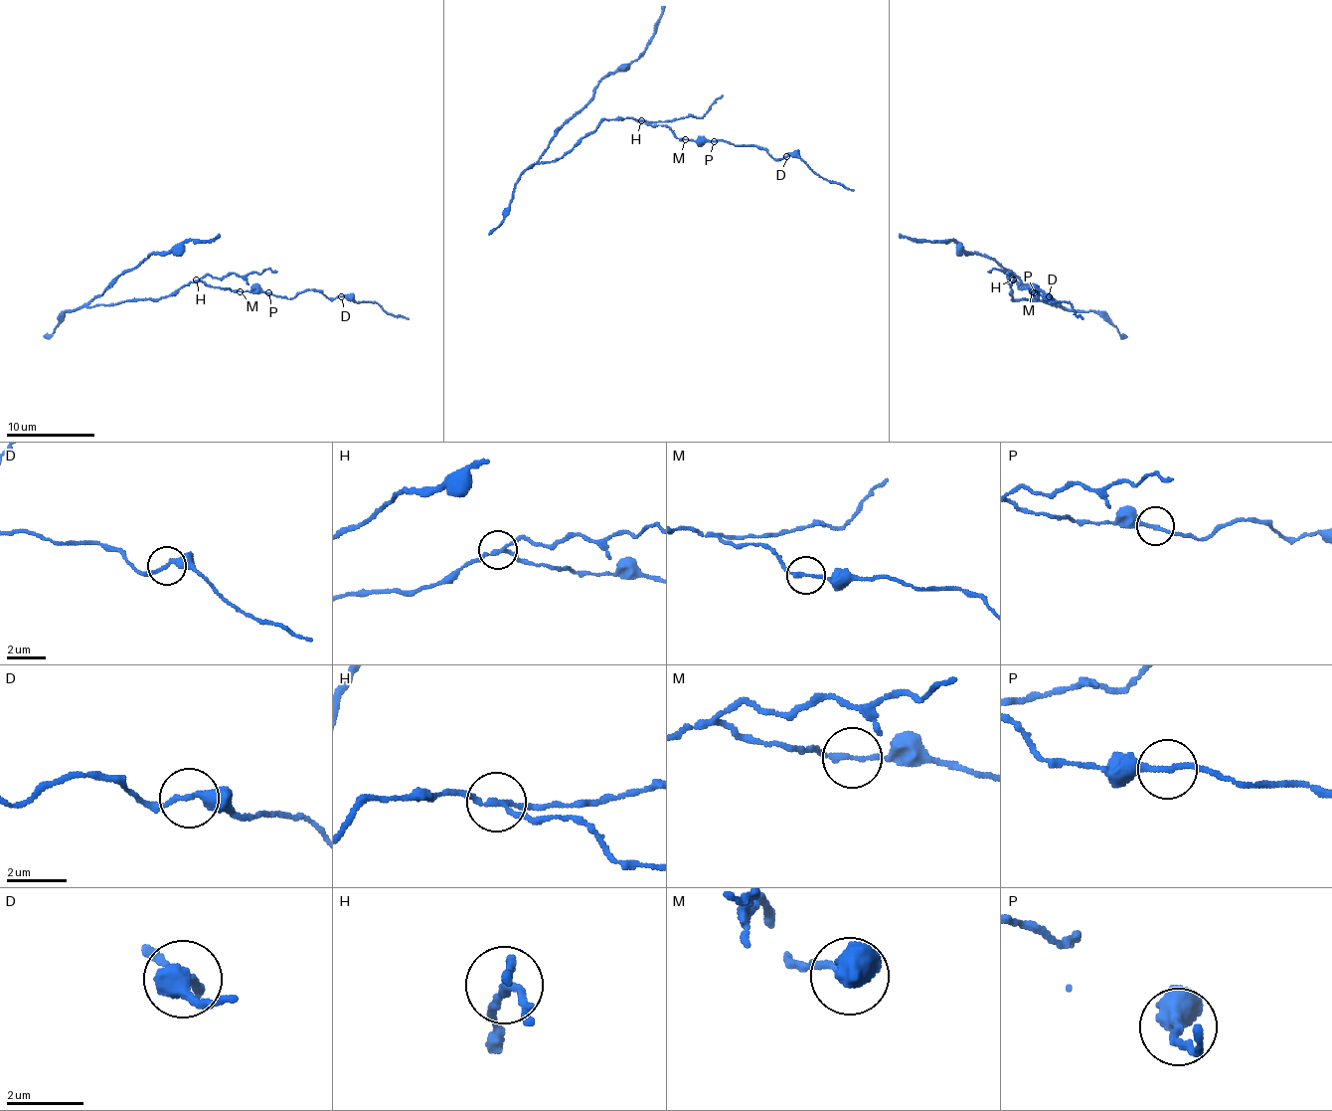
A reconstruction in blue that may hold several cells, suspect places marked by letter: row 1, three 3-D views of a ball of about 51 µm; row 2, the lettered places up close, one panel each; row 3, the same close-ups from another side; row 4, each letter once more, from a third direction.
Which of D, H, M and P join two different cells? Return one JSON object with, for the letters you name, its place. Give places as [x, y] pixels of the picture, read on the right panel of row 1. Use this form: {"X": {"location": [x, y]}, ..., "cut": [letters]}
{"D": {"location": [1049, 296]}, "H": {"location": [1013, 279]}, "cut": ["D", "H"]}

